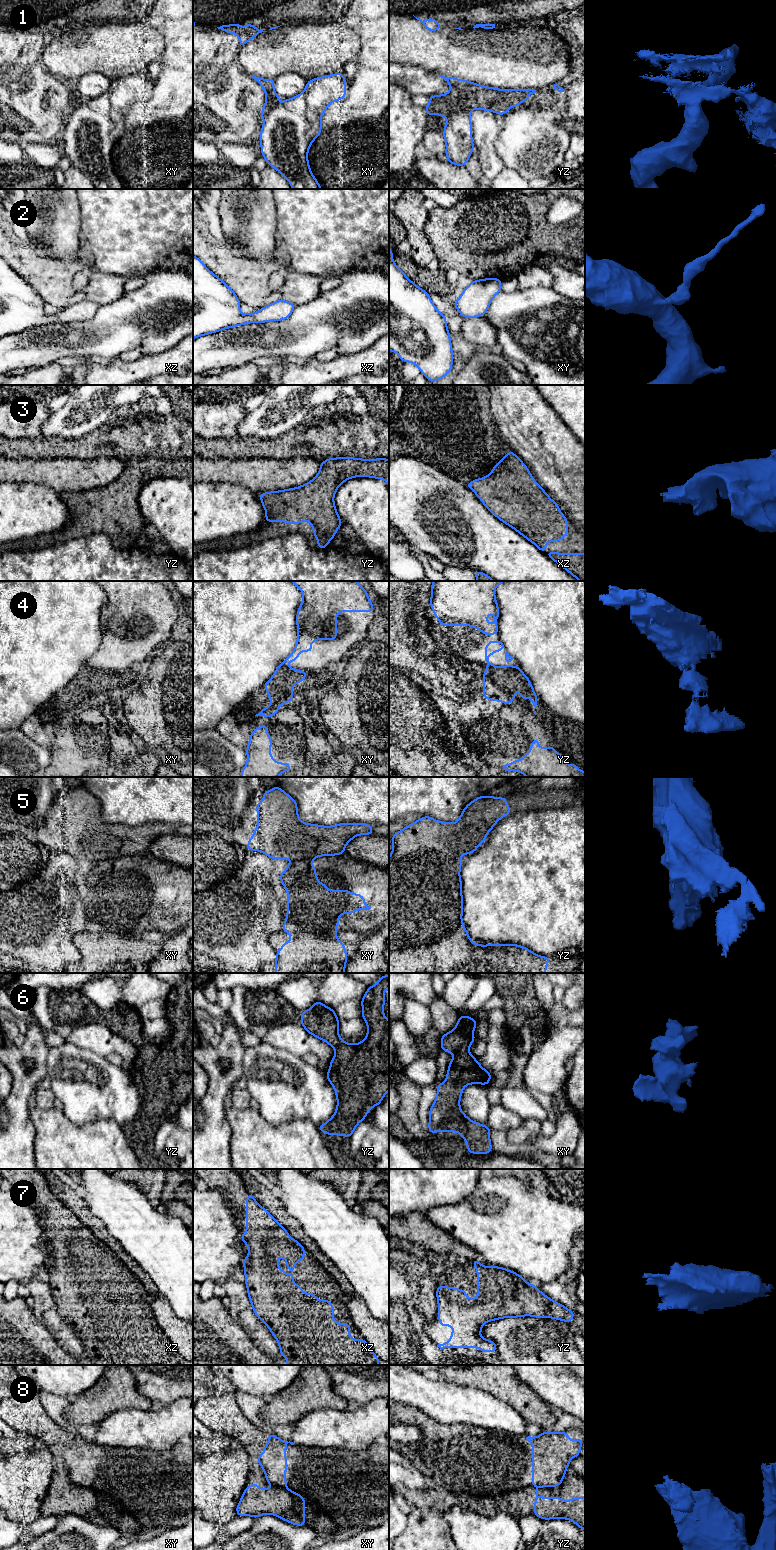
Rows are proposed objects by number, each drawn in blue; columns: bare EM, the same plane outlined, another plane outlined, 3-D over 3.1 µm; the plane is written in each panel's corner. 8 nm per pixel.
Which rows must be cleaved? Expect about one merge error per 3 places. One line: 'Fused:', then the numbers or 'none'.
Fused: 1, 4, 5, 8

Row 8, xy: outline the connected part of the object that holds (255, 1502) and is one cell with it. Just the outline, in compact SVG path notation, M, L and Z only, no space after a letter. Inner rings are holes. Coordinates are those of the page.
M253 1482L251 1486L246 1486L237 1505L236 1513L237 1516L251 1516L254 1518L271 1514L291 1524L305 1526L305 1499L300 1494L294 1493L291 1489L282 1490L272 1486L270 1490L267 1490L259 1488L257 1482Z

